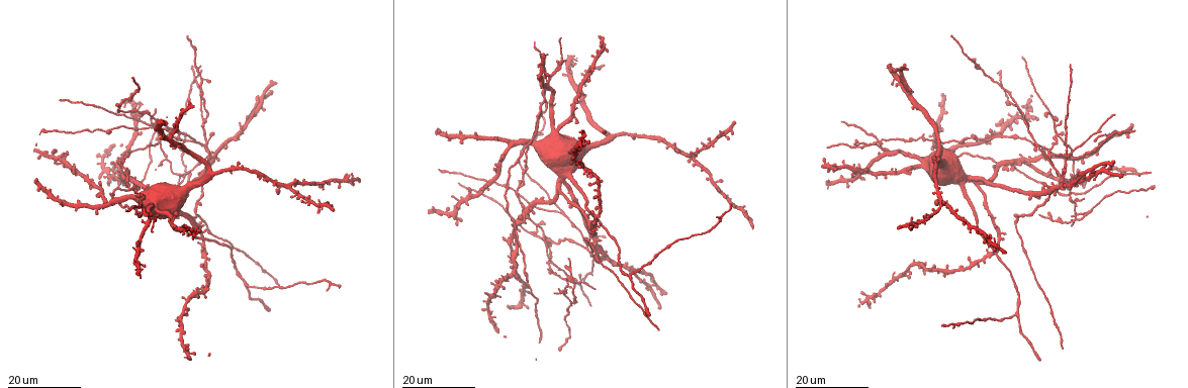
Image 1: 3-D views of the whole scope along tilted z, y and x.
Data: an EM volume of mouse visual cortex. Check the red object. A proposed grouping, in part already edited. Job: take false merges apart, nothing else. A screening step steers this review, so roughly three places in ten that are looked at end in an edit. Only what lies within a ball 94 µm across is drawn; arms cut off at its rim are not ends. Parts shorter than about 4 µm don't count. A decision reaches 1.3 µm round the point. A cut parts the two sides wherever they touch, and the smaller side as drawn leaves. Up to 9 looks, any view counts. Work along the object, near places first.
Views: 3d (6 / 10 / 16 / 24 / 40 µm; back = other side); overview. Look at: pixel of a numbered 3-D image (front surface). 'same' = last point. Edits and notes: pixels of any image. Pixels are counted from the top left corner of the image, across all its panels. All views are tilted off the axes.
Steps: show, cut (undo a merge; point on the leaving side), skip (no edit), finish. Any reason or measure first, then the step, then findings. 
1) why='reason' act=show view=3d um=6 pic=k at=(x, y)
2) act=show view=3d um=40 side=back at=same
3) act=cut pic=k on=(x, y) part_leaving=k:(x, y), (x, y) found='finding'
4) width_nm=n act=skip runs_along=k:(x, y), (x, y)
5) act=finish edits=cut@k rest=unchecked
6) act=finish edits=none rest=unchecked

why='four or more arms meet' act=show view=3d um=16 pic=1 at=(1056, 136)

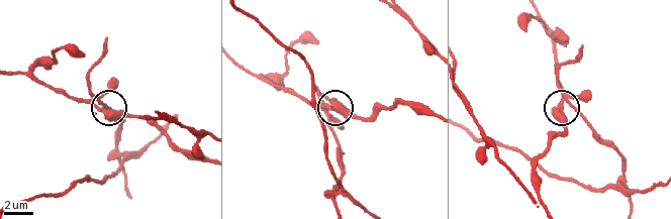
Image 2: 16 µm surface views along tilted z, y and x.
why='zoom in' act=show view=3d um=10 pic=2 at=(568, 102)

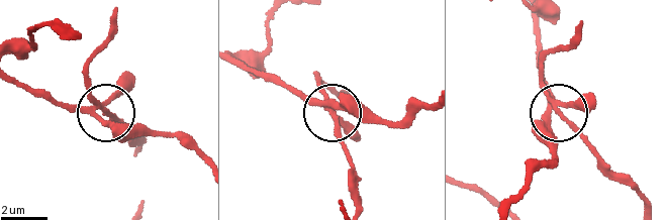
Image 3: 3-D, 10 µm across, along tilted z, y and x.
arms=5 act=cut pic=3 on=(87, 86) part_leaving=3:(553, 107), (646, 209) found='a second neuron is stuck on'

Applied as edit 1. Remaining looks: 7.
why='redraw' act=show view=overview

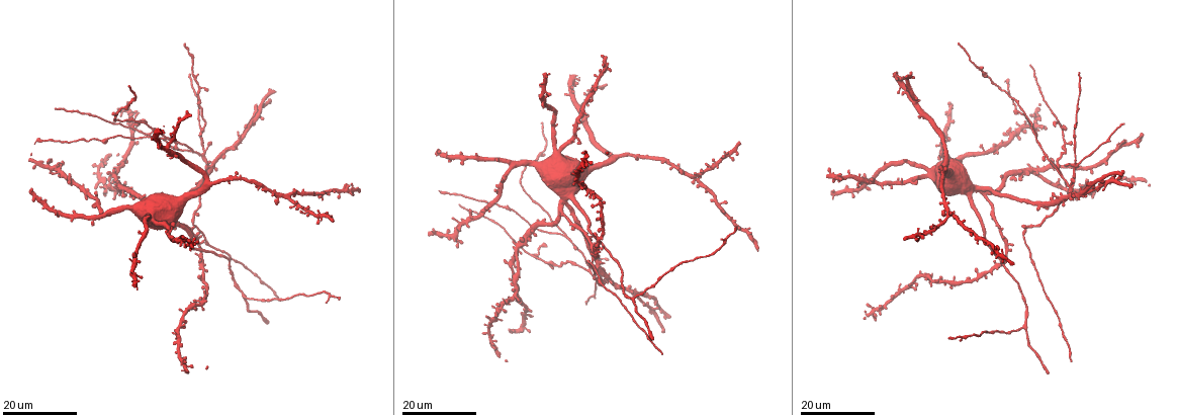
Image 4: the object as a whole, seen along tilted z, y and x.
why='three arms meet' act=show view=3d um=24 pic=4 at=(134, 125)

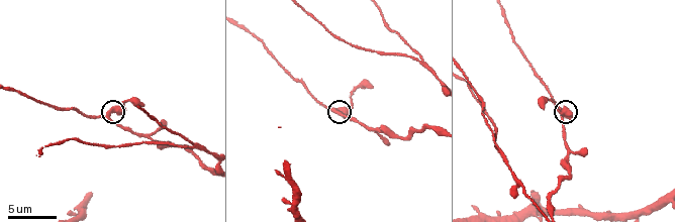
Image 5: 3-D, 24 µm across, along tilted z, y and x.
why='closer look' act=show view=3d um=6 pic=5 at=(334, 110)

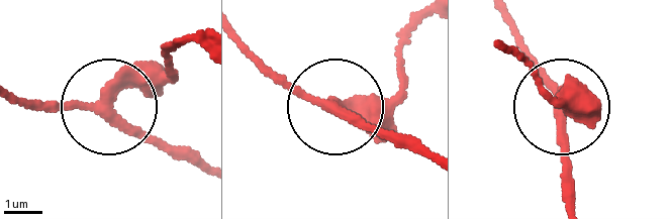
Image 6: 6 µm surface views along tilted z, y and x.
act=skip found='all the same neuron'

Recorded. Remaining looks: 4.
why='three-way junction' act=show view=3d um=6 pic=5 at=(497, 144)

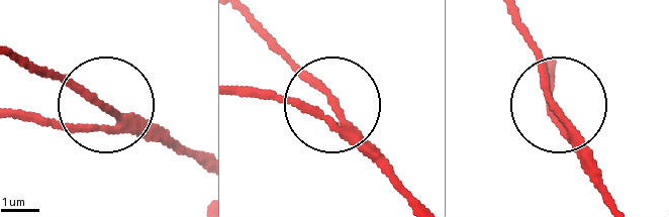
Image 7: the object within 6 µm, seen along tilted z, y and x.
act=skip runs_along=7:(402, 195), (333, 105), (244, 93) found='all the same neuron'

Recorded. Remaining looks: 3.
why='four-way junction' act=show view=3d um=16 pic=4 at=(201, 130)

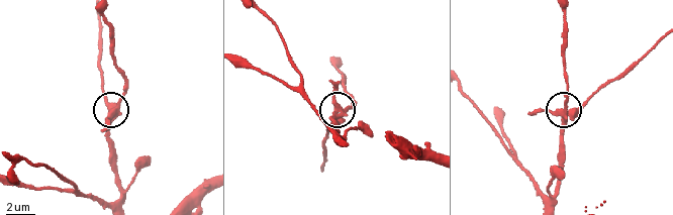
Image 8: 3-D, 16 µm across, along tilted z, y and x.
why='zoom in' act=show view=3d um=6 pic=8 at=(570, 112)

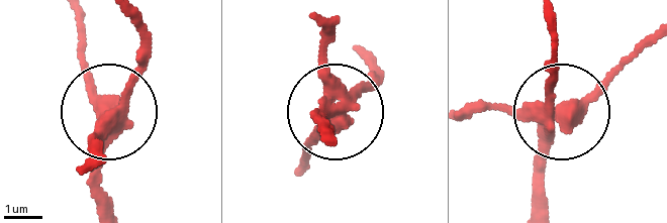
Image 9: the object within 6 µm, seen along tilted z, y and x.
width_nm=380 act=cut pic=9 on=(97, 138) part_leaving=9:(108, 121), (78, 19) found='two neurons meet here'

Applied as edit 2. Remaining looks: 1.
act=finish edits=cut@3,cut@9 rest=unchecked

